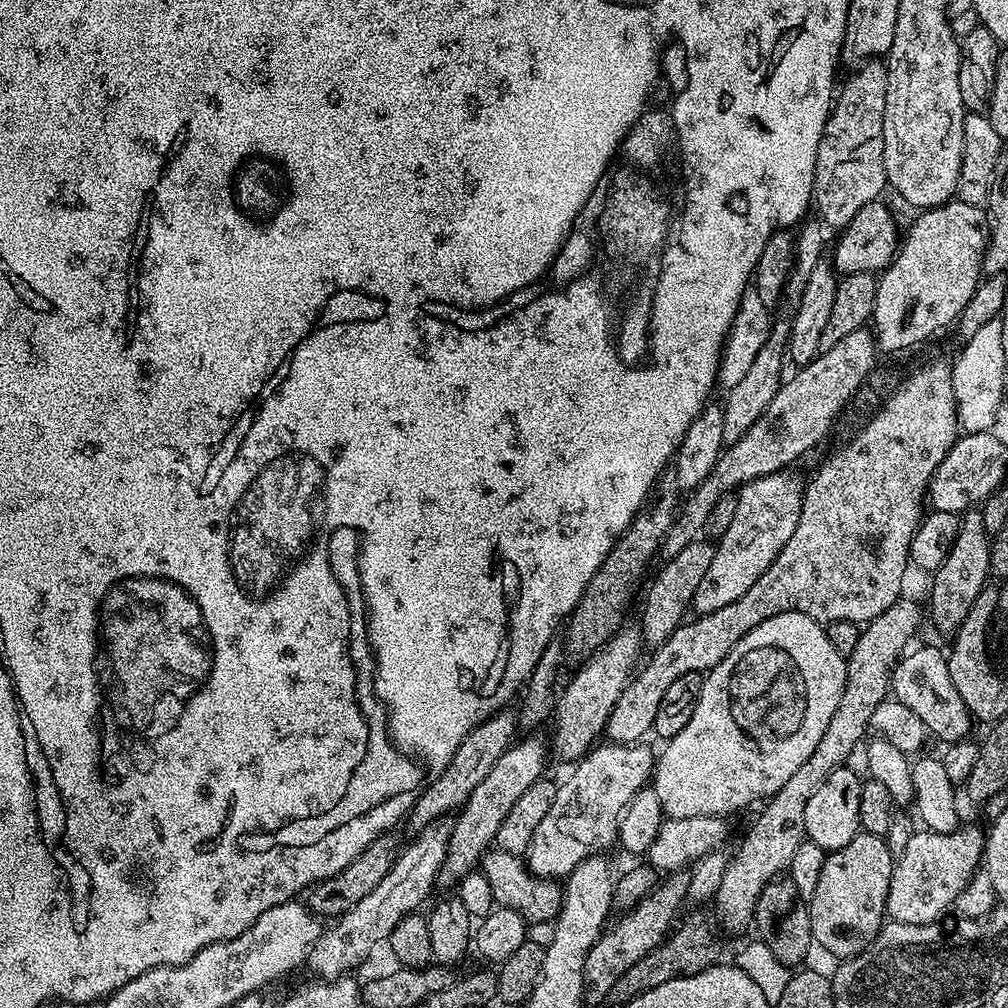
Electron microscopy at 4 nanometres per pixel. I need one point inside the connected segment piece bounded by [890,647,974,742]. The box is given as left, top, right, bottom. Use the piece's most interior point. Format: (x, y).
(931, 695)

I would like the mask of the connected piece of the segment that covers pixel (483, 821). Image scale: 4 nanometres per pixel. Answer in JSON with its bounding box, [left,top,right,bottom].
[439,734,546,885]

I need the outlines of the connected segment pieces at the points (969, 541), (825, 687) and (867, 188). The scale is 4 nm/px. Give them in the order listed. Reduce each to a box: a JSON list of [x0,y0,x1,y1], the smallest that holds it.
[[931,510,990,634],[654,612,847,820],[812,59,888,225]]

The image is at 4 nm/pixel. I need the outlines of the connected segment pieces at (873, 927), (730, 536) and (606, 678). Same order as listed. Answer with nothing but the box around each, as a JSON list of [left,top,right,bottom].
[[806,831,894,958],[692,470,805,616],[550,626,642,761]]

